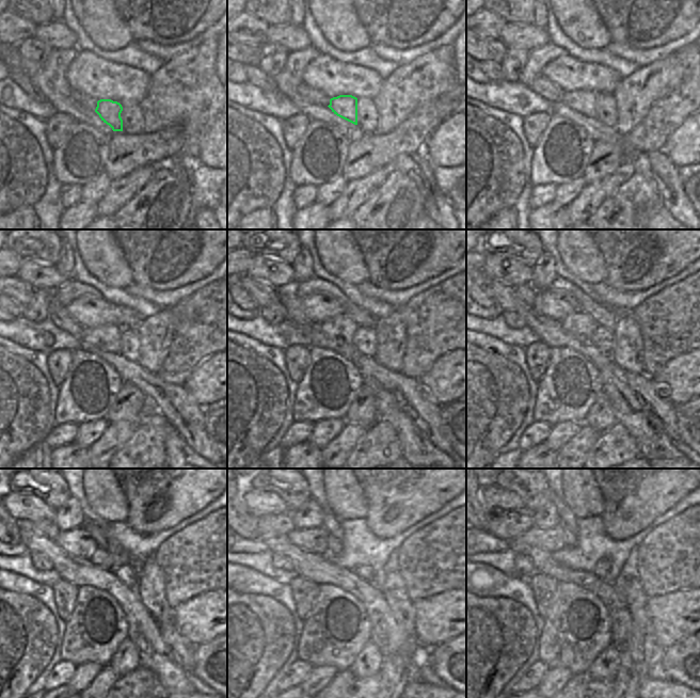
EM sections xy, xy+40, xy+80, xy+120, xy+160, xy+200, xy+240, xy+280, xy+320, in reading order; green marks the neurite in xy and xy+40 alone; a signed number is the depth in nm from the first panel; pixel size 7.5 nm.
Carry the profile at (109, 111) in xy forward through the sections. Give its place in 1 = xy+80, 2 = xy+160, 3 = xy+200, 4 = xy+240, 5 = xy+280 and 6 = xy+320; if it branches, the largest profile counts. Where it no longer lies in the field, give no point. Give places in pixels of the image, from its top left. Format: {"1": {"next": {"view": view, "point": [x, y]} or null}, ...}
{"1": {"next": {"view": "xy+80", "point": [583, 101]}}, "2": {"next": {"view": "xy+160", "point": [341, 326]}}, "3": {"next": {"view": "xy+200", "point": [579, 323]}}, "4": {"next": {"view": "xy+240", "point": [100, 558]}}, "5": {"next": {"view": "xy+280", "point": [334, 545]}}, "6": {"next": {"view": "xy+320", "point": [569, 538]}}}

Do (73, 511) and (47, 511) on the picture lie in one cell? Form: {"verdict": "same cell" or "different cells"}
{"verdict": "different cells"}

